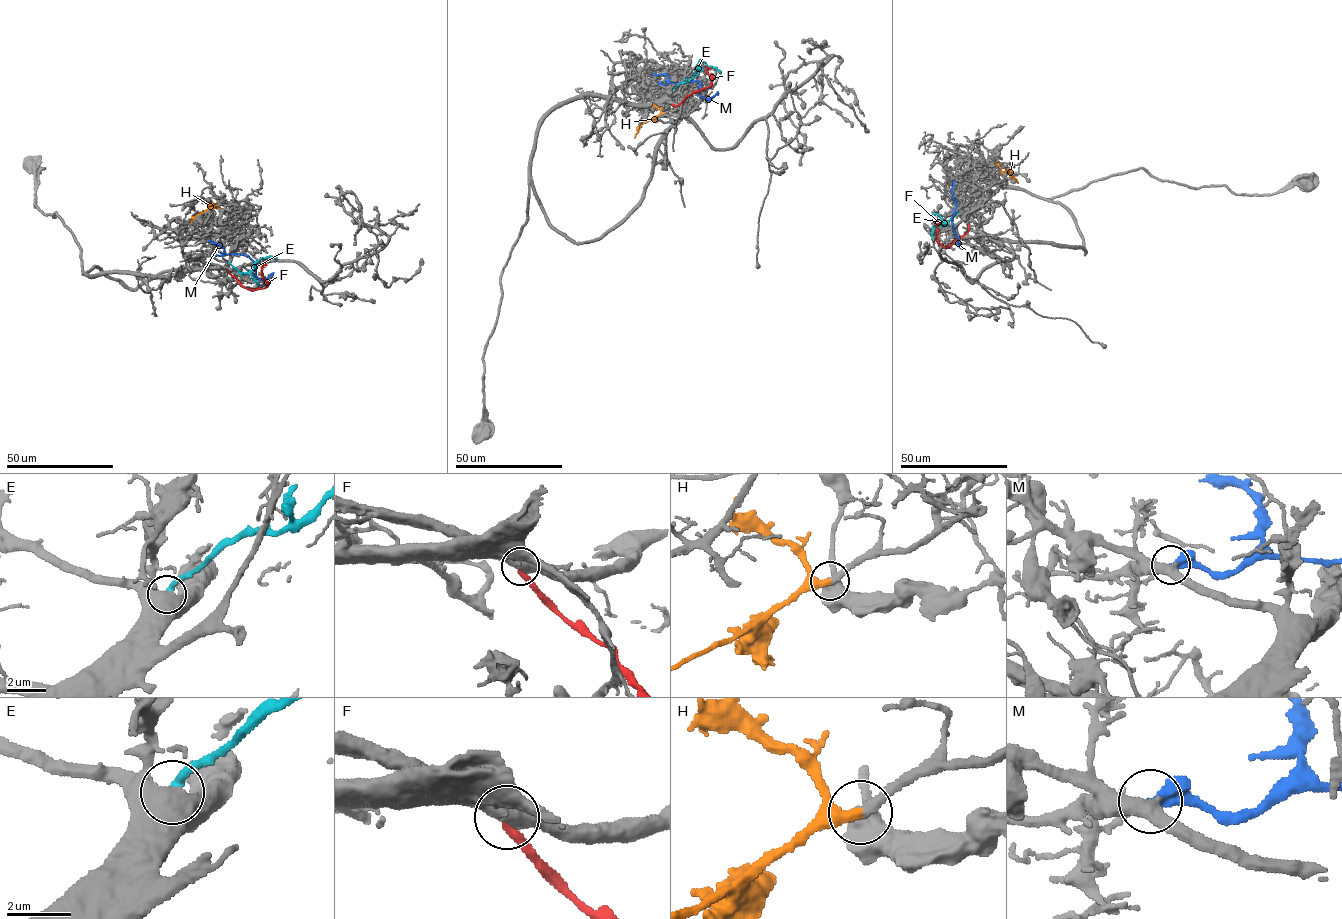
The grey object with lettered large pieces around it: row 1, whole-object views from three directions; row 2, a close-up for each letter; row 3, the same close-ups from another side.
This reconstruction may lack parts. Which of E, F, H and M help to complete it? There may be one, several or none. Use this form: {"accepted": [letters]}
{"accepted": ["H"]}

